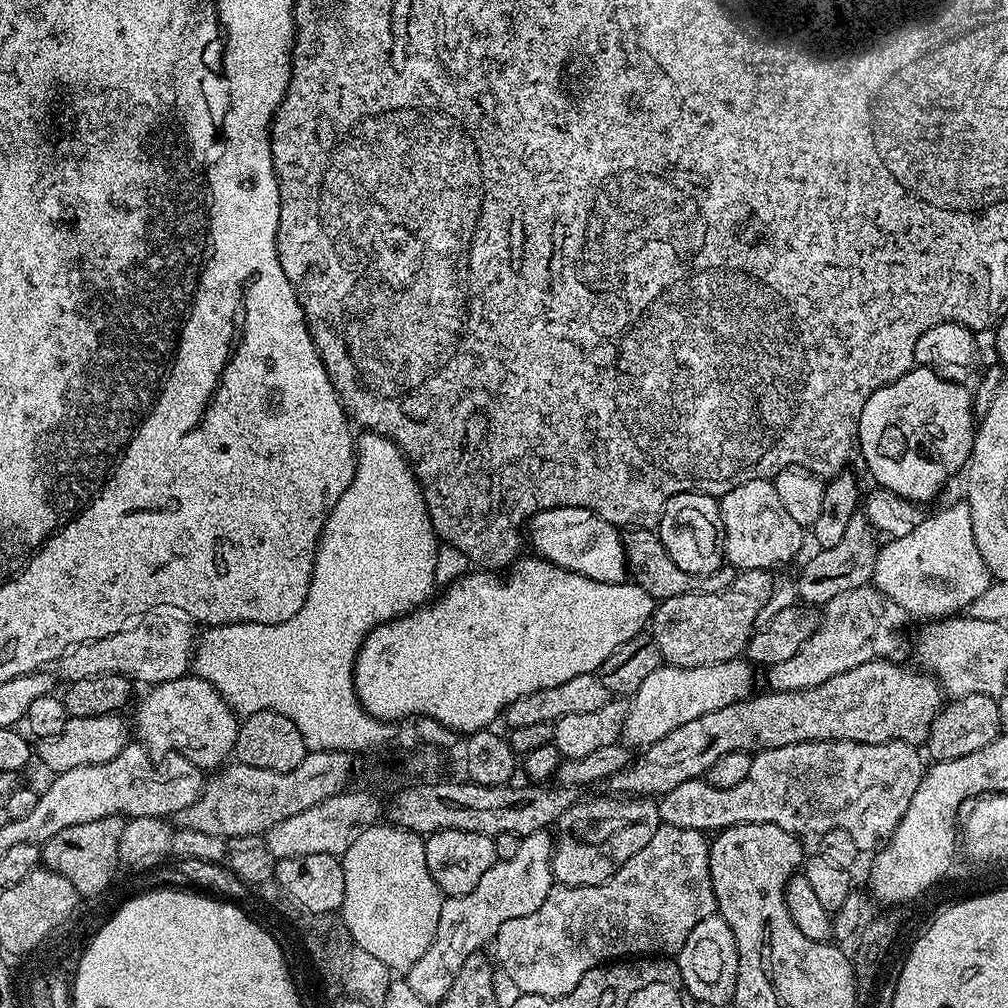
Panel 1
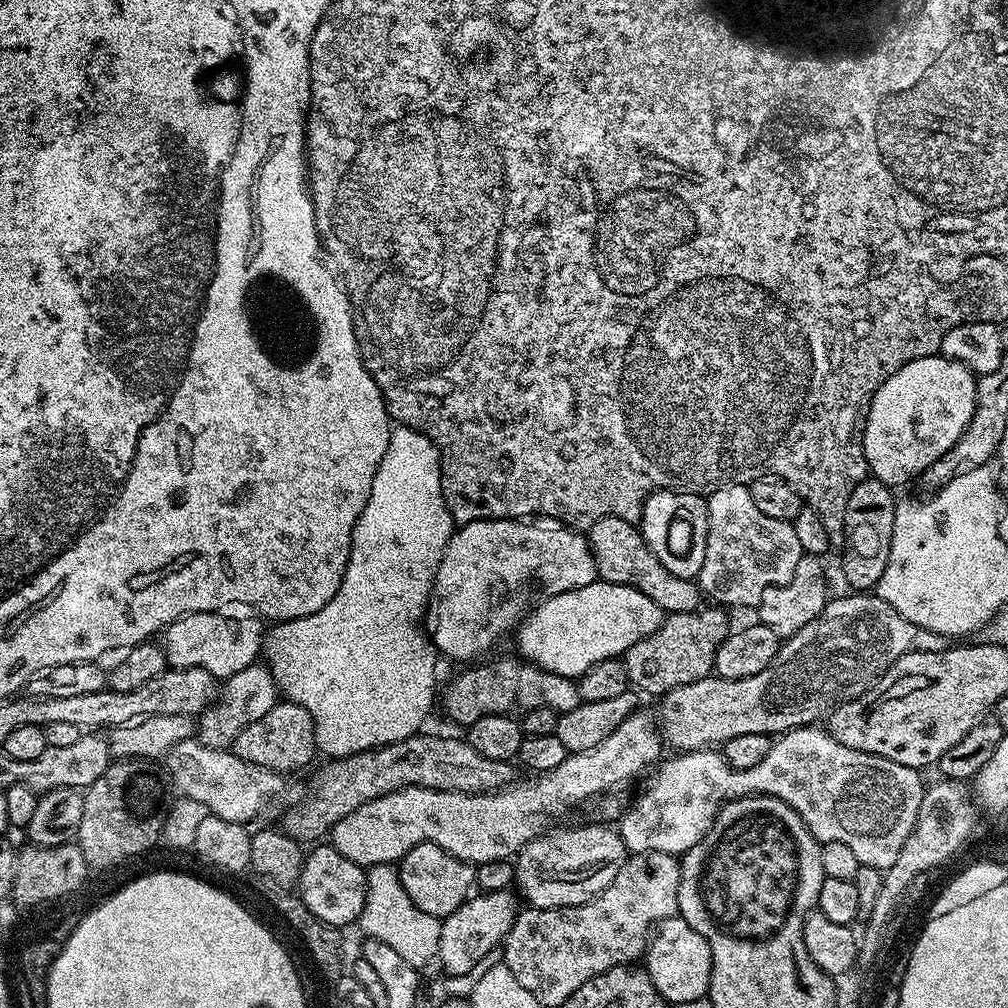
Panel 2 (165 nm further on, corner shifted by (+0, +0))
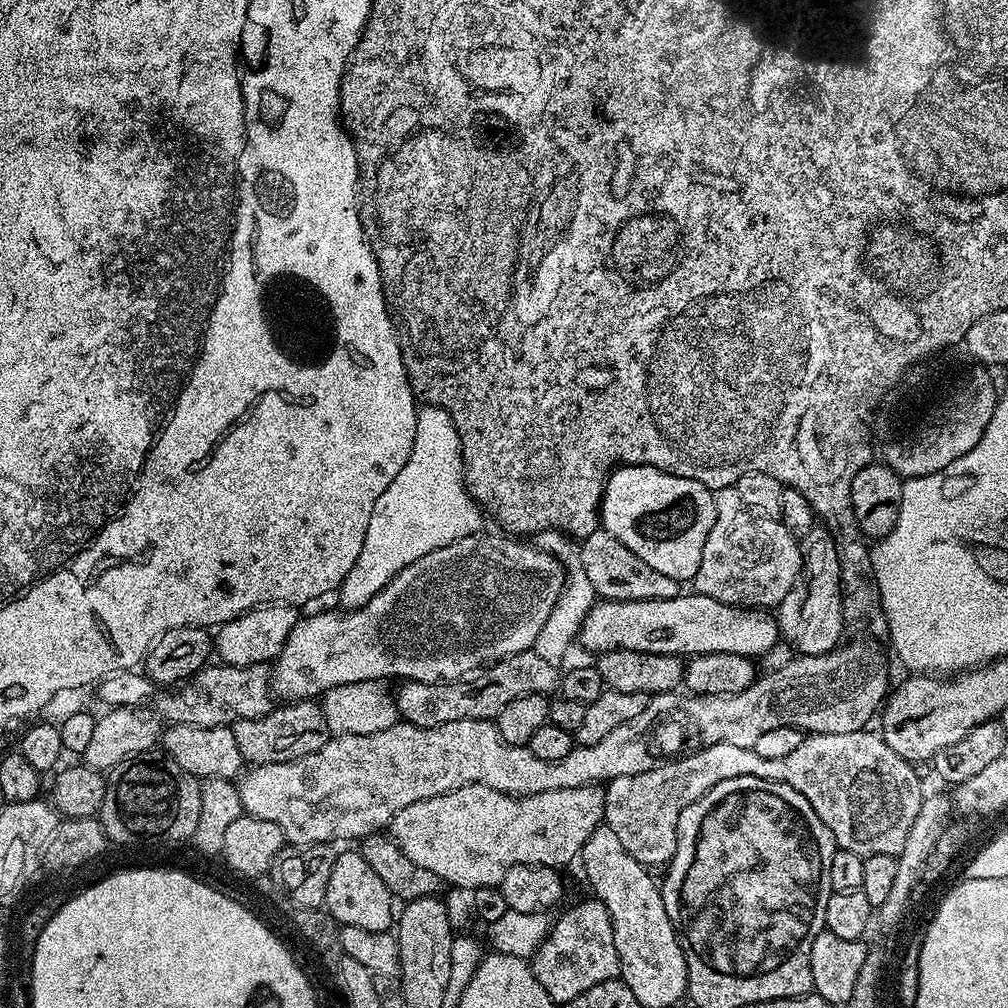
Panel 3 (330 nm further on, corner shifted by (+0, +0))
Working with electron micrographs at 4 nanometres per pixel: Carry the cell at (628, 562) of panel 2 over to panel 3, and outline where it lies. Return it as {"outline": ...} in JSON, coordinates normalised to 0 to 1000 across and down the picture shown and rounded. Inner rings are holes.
{"outline":[[[592,526],[574,537],[573,547],[581,574],[595,595],[667,595],[676,590],[676,576],[661,573],[661,569],[653,569],[653,565],[641,562],[641,558],[637,558],[629,546],[621,546],[609,530]]]}

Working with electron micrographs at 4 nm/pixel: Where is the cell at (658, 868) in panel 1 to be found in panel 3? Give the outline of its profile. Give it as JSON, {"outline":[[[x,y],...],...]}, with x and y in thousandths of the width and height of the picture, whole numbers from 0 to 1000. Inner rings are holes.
{"outline":[[[582,892],[550,913],[544,930],[526,950],[530,970],[538,974],[538,982],[546,986],[552,998],[559,998],[565,990],[573,990],[573,986],[585,982],[585,978],[593,978],[593,974],[610,972],[615,967],[605,907],[597,894]]]}

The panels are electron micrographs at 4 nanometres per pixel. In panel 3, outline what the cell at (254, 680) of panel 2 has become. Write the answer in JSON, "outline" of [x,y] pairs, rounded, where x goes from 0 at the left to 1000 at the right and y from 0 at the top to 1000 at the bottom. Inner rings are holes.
{"outline":[[[473,530],[454,534],[454,538],[446,538],[435,546],[423,550],[423,554],[415,554],[415,558],[400,563],[384,581],[375,585],[375,589],[371,589],[371,593],[367,593],[367,597],[363,597],[358,603],[313,607],[311,611],[299,610],[269,660],[268,674],[271,688],[277,693],[279,690],[279,695],[297,696],[320,691],[321,688],[326,687],[331,681],[363,677],[364,675],[380,676],[381,671],[398,671],[396,674],[401,677],[414,675],[420,679],[444,679],[448,675],[459,675],[483,663],[485,659],[491,659],[493,655],[500,655],[503,651],[525,646],[531,640],[534,625],[538,625],[538,621],[542,621],[542,613],[546,613],[546,605],[550,605],[554,593],[560,588],[562,564],[552,553],[544,548],[537,548],[531,539],[521,538],[516,534],[505,534],[500,530],[495,530],[496,532],[480,531]]]}

